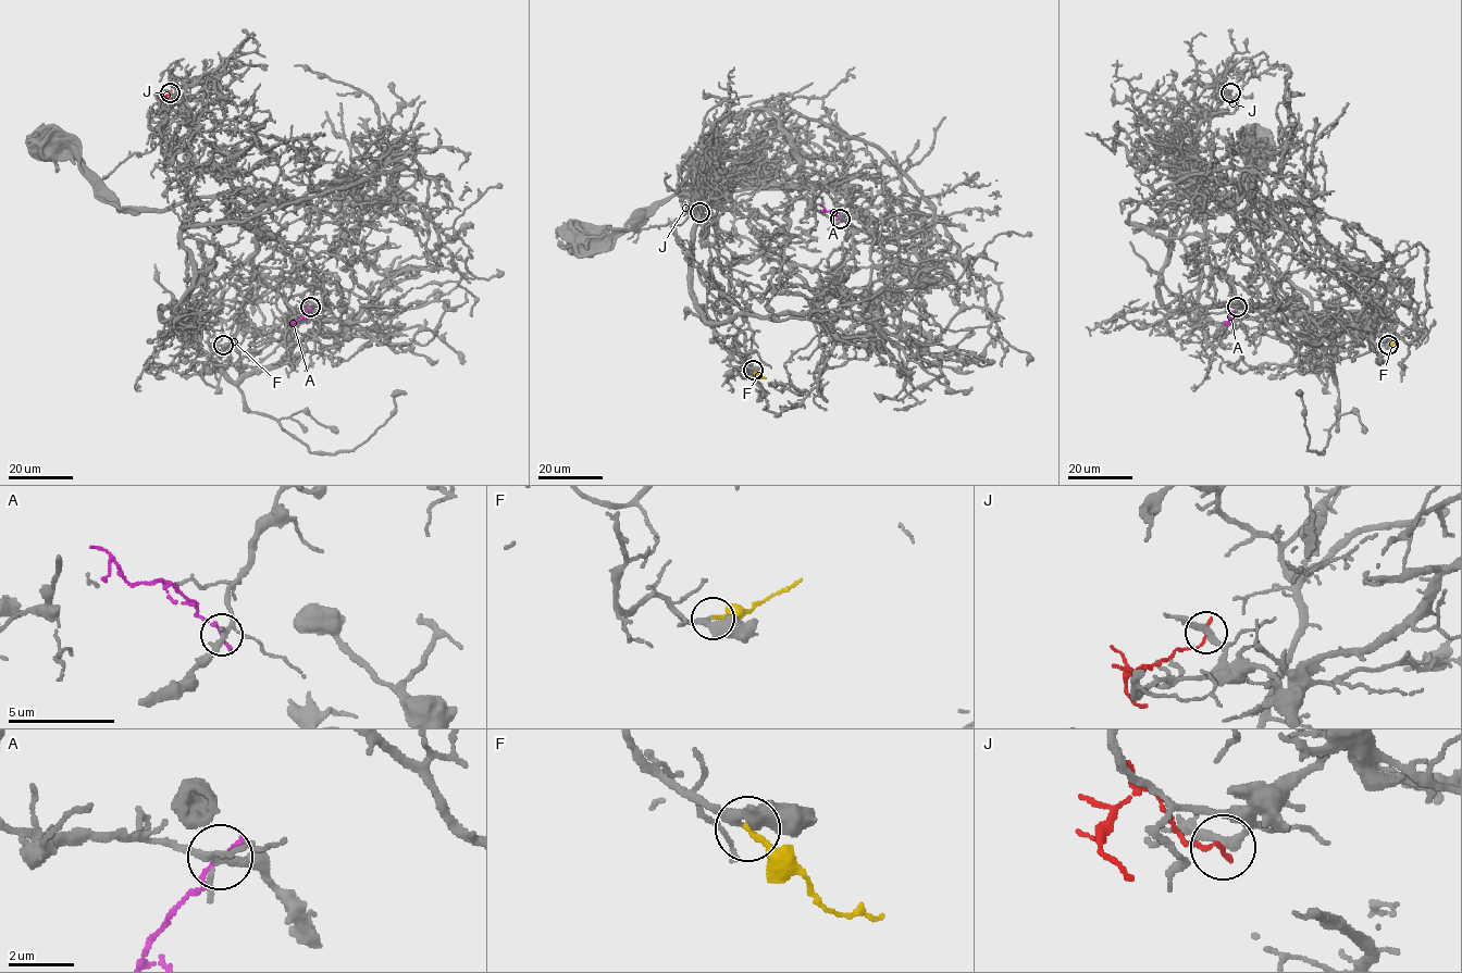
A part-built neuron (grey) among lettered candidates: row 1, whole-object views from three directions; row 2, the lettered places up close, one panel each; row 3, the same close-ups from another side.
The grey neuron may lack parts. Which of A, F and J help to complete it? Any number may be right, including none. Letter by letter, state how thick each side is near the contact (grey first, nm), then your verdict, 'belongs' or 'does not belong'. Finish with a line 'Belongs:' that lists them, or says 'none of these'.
A: calibres 200 and 150 nm; does not belong
F: calibres 260 and 180 nm; belongs
J: calibres 320 and 140 nm; does not belong
Belongs: F

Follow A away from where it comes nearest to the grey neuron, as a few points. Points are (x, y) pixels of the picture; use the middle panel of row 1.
A: (840, 219), (820, 206)

